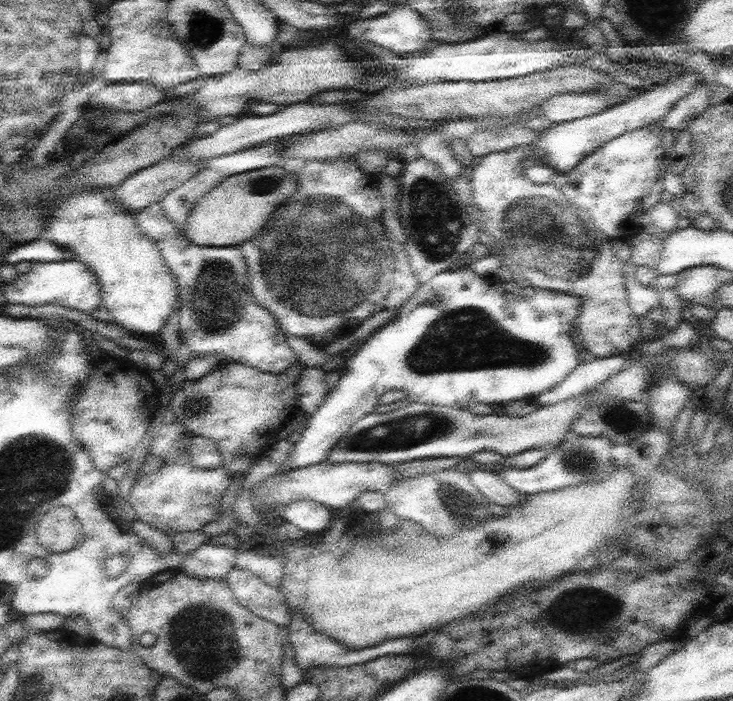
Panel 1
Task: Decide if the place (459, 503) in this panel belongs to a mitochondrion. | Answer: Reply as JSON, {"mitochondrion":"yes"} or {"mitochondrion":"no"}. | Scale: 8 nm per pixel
{"mitochondrion":"yes"}

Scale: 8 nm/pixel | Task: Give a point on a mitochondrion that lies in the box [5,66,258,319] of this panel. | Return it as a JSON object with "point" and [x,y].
{"point":[215,275]}

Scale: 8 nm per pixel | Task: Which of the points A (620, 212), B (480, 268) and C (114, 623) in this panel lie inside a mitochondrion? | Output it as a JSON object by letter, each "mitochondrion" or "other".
{"A":"other","B":"other","C":"other"}

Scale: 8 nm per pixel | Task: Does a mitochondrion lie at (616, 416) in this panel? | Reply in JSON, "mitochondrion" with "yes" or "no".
{"mitochondrion":"yes"}

